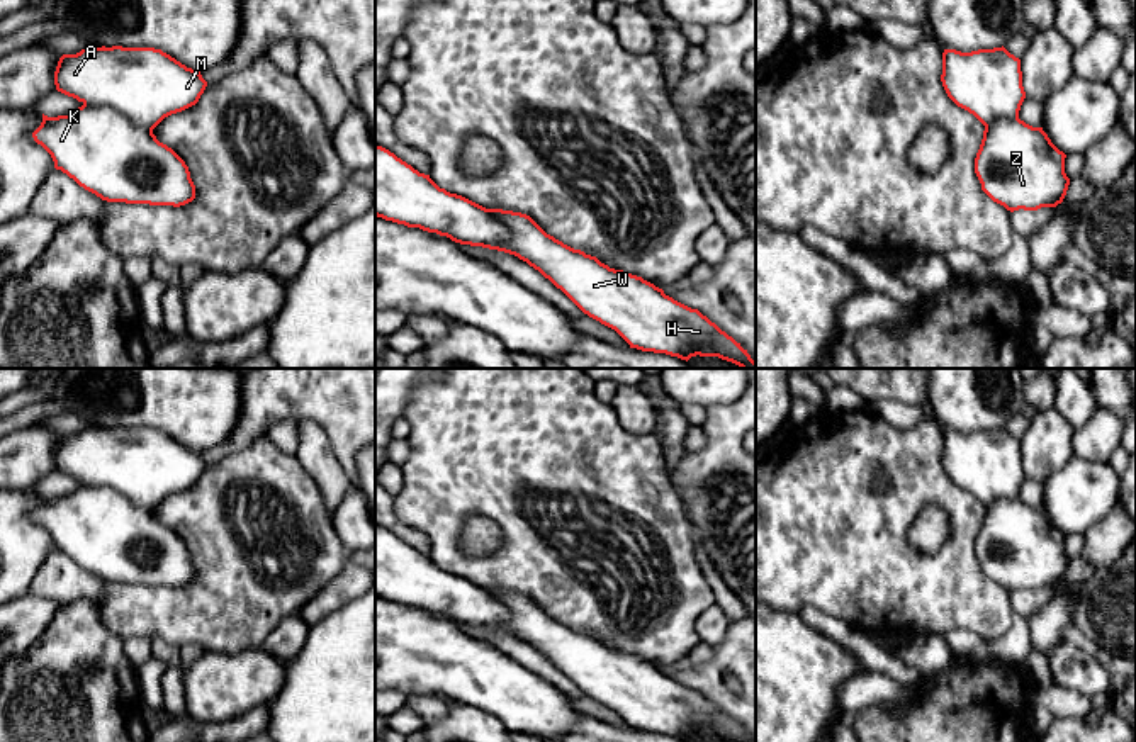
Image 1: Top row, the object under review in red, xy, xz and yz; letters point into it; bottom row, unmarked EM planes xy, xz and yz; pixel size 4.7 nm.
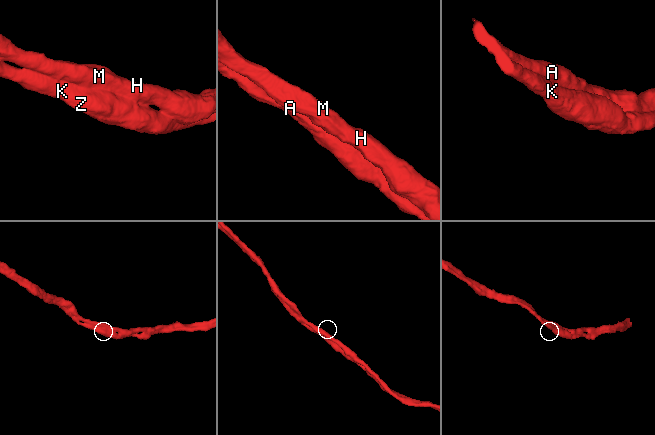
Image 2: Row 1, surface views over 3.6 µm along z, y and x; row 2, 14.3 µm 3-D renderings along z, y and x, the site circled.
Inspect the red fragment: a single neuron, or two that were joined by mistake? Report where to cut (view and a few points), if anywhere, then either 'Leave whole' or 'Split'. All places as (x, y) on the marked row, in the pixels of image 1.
No split. Leave whole

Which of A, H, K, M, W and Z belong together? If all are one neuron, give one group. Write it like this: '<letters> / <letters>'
A H K M W Z

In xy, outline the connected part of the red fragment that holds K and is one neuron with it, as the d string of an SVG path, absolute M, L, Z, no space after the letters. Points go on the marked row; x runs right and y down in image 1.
M112 46L112 48L85 48L76 54L63 54L58 61L56 71L54 71L54 85L56 90L76 98L83 105L78 107L75 112L68 115L58 115L58 117L48 117L42 114L41 126L32 132L32 138L37 144L41 144L53 158L54 168L66 173L70 178L73 178L80 187L85 190L95 194L102 200L107 202L126 202L126 204L149 204L149 205L173 205L180 207L195 199L195 185L190 178L188 166L185 161L166 144L160 143L156 136L153 134L153 129L168 115L182 112L192 105L195 105L204 93L207 82L202 78L200 71L187 68L170 54L163 53L161 49L155 48L122 48L122 46Z

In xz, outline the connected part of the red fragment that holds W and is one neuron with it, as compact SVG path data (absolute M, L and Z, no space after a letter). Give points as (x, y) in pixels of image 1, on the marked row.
M377 144L375 216L460 245L518 256L584 314L615 329L630 348L686 362L696 355L718 357L740 368L756 368L747 350L698 309L674 301L642 277L610 268L564 245L526 214L486 209L440 188L430 175Z

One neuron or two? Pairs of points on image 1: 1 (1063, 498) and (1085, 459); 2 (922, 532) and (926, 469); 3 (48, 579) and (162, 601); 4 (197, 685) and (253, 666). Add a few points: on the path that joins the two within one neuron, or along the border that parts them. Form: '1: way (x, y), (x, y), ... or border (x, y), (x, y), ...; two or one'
1: way (1074, 488), (1085, 476), (1085, 469); one
2: border (943, 508), (917, 513), (911, 545); two
3: border (104, 581), (102, 593), (95, 601); two
4: way (211, 685), (233, 685), (240, 680); one

